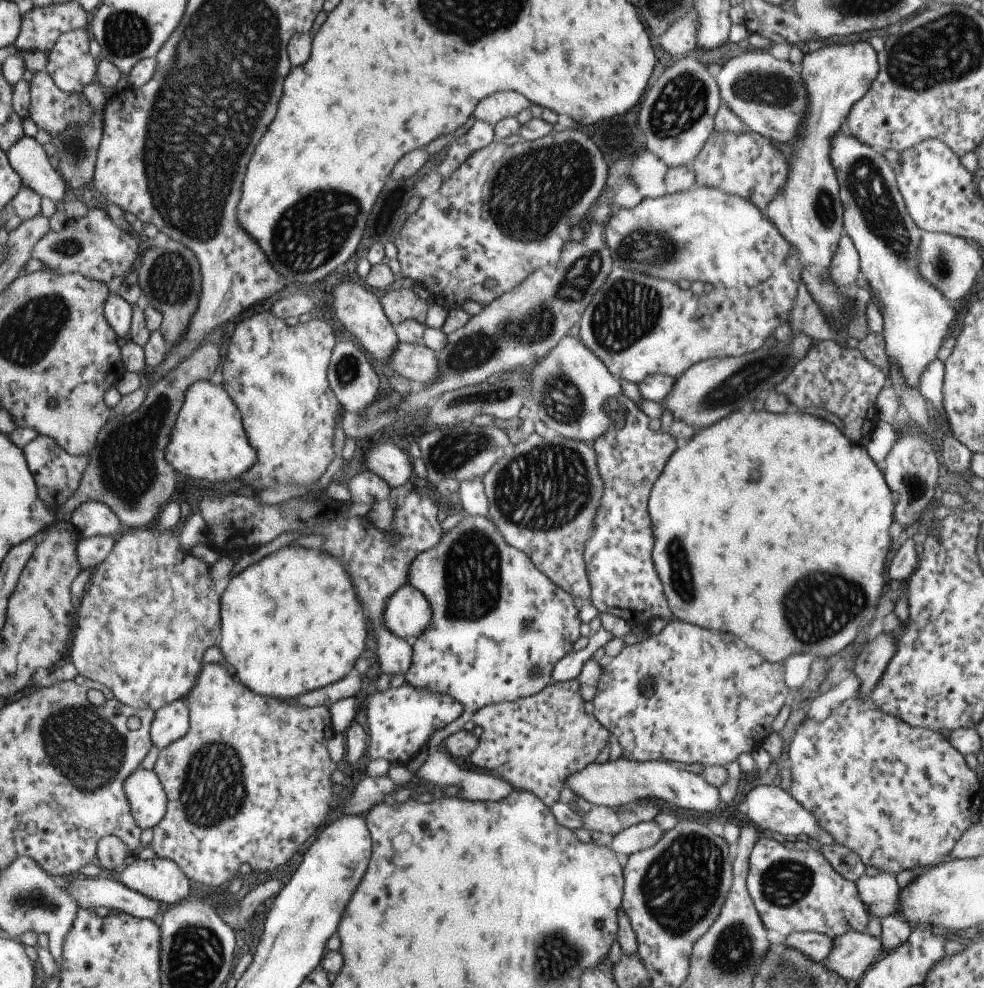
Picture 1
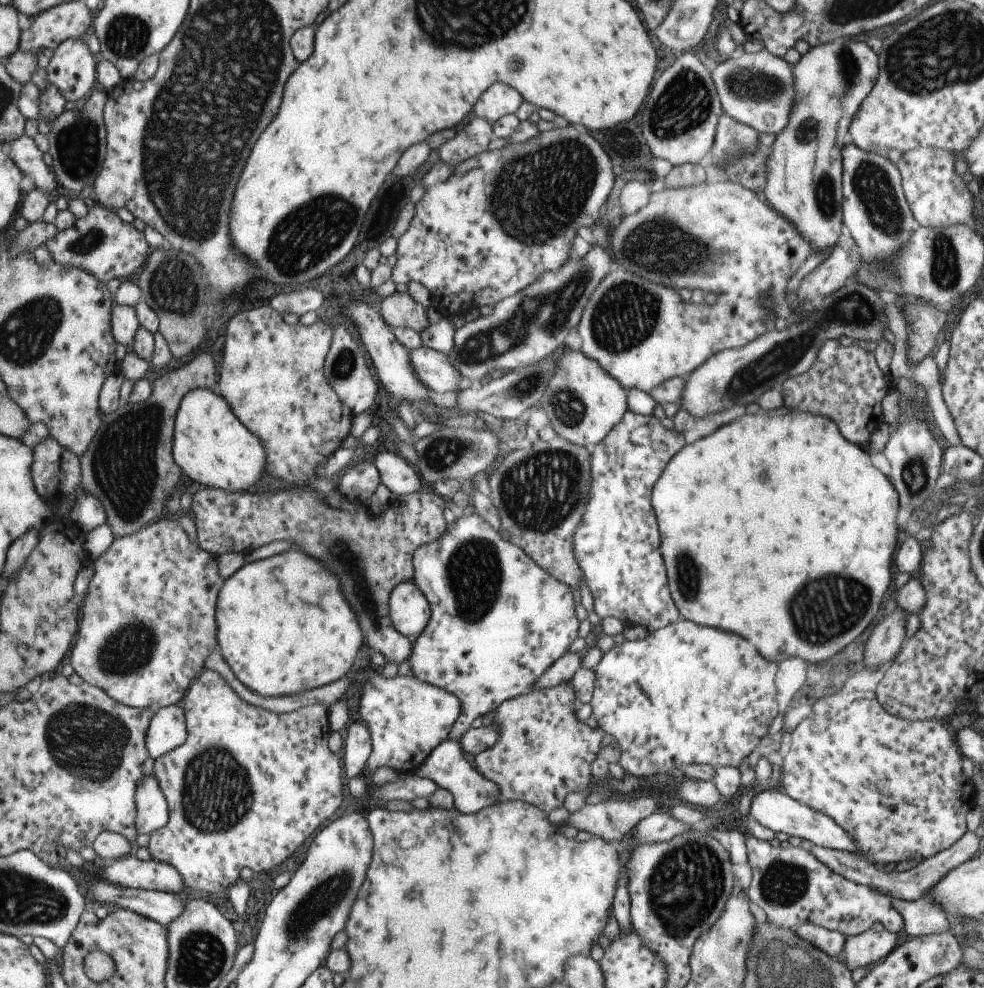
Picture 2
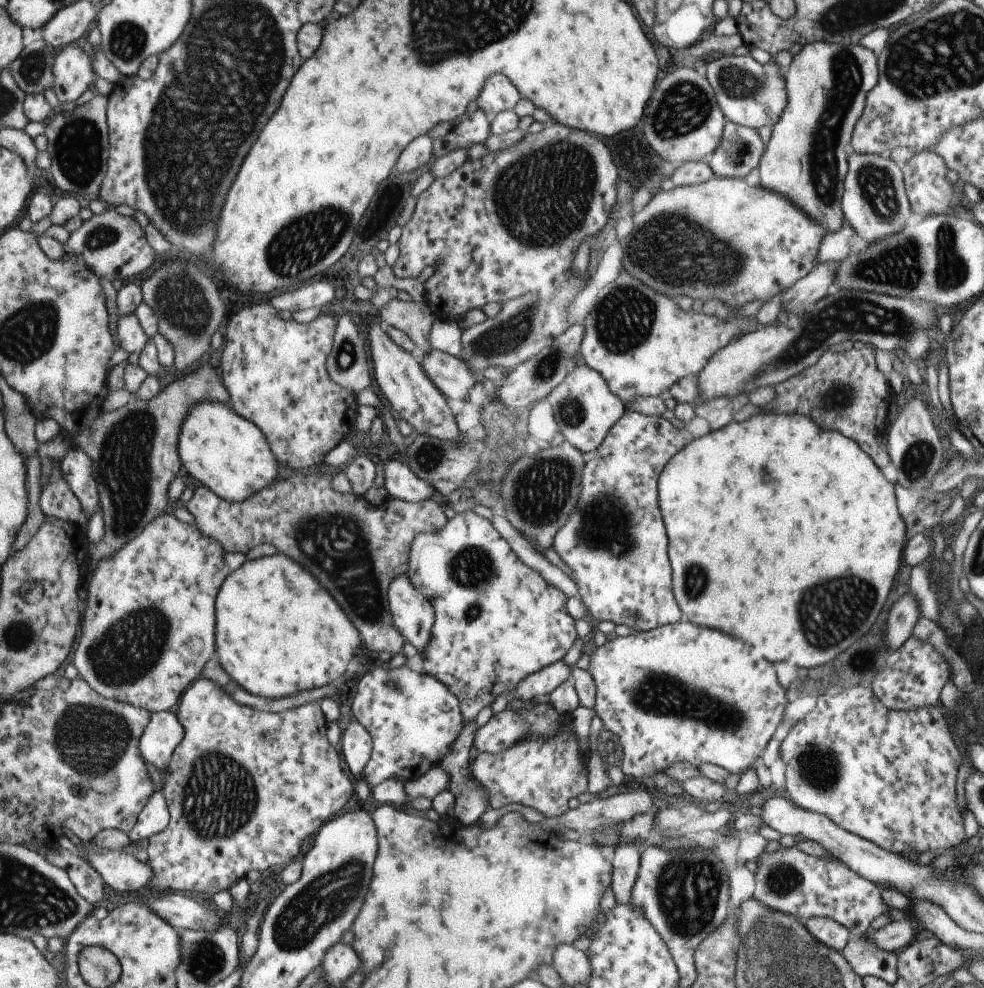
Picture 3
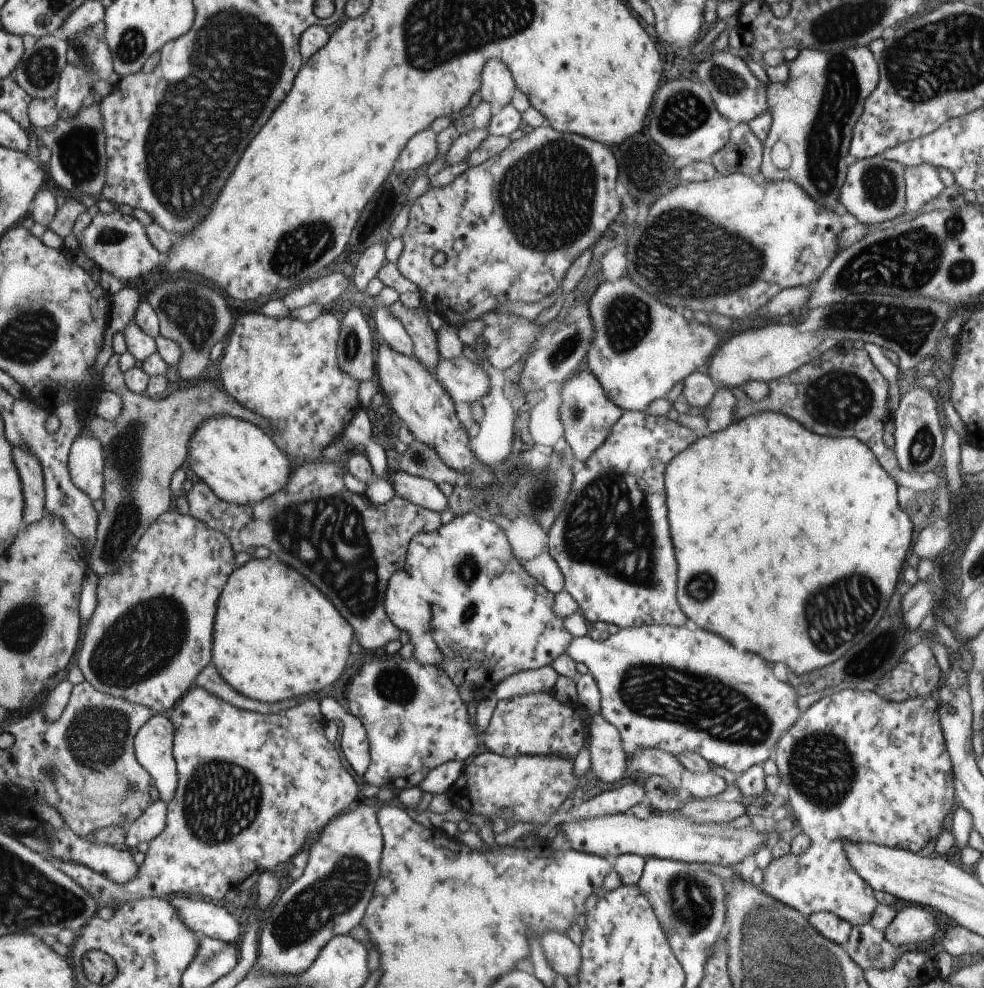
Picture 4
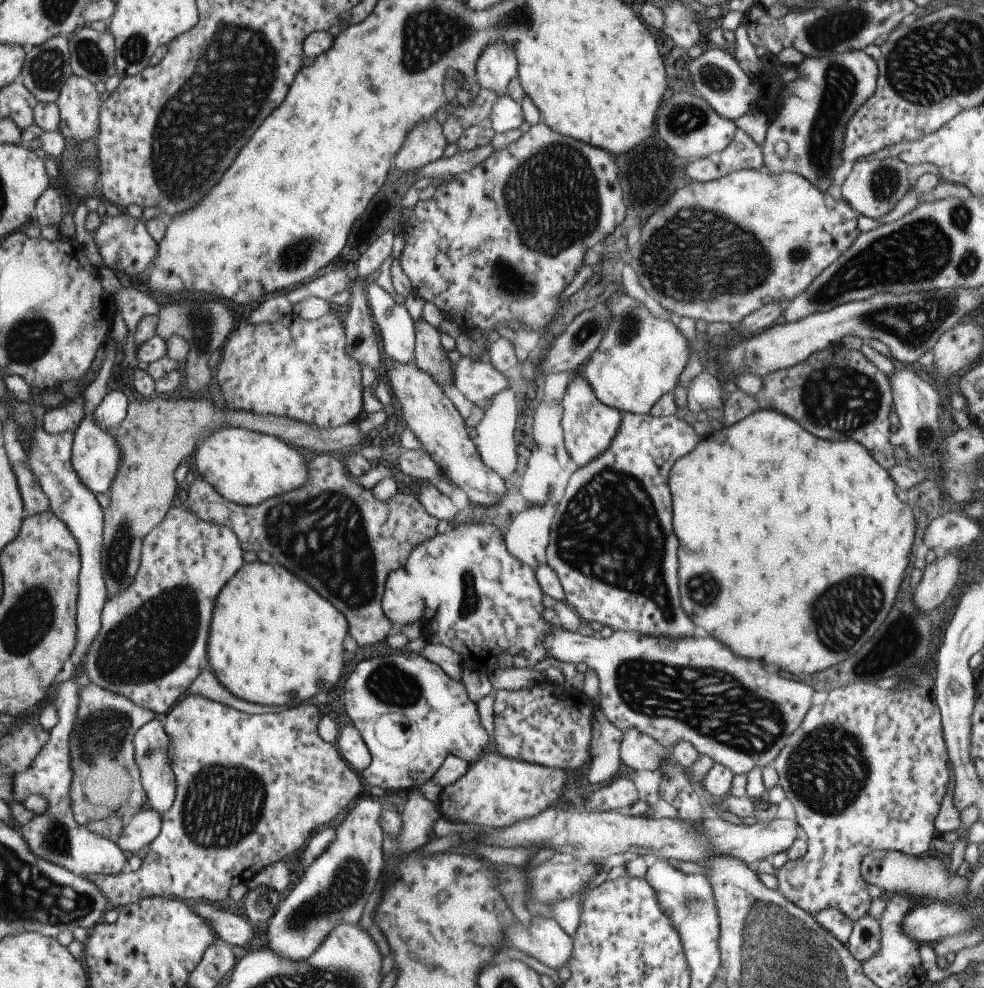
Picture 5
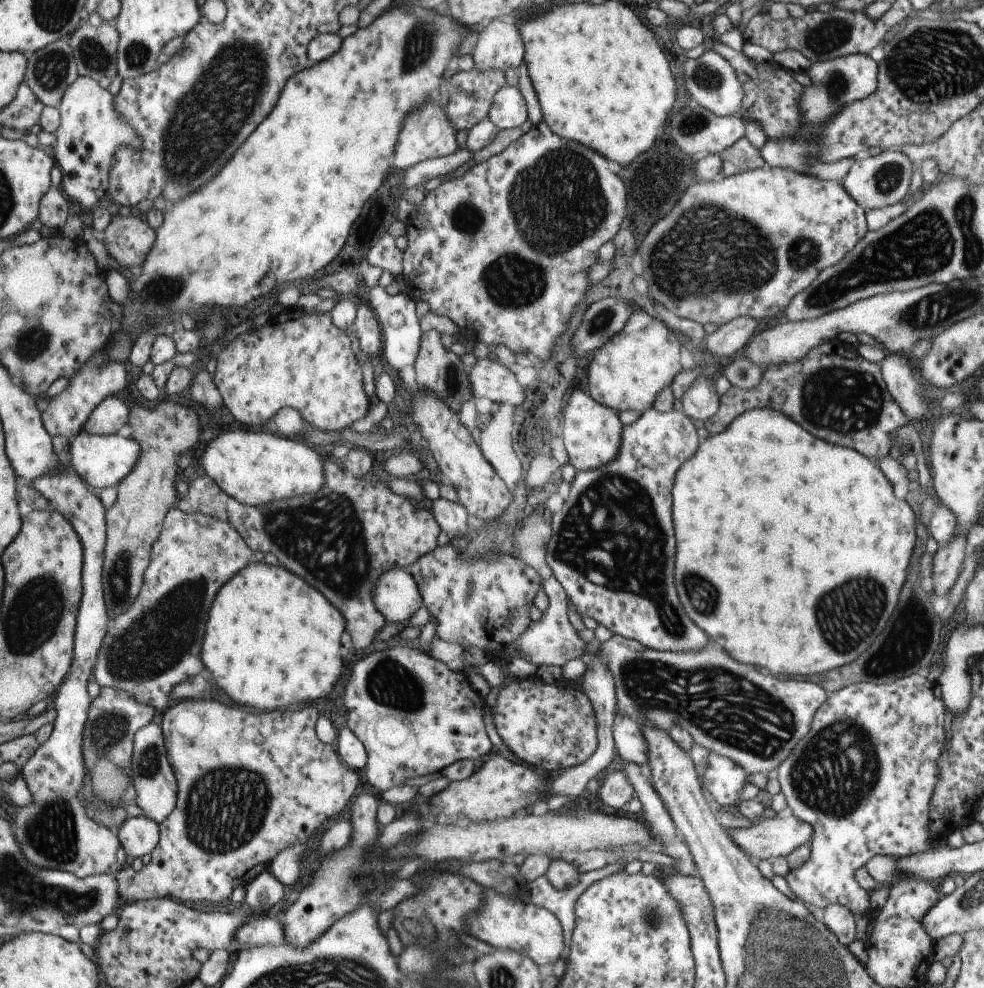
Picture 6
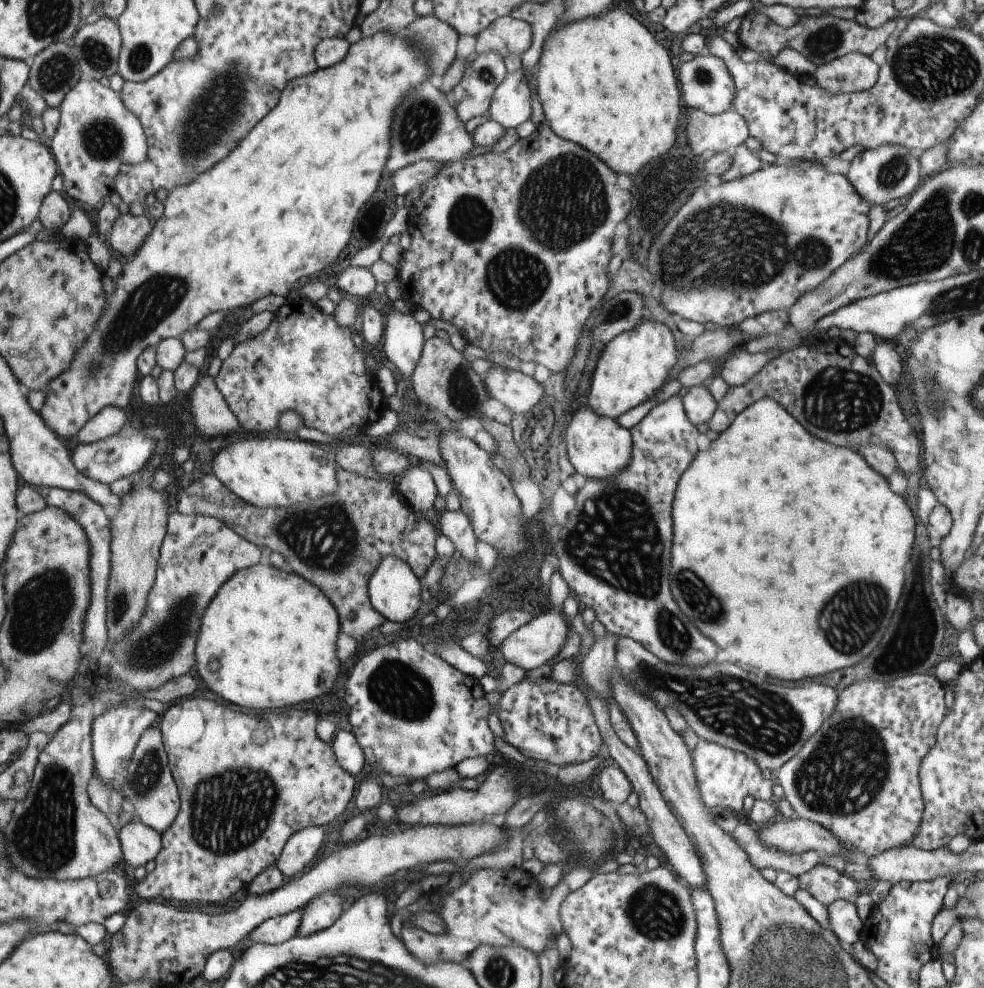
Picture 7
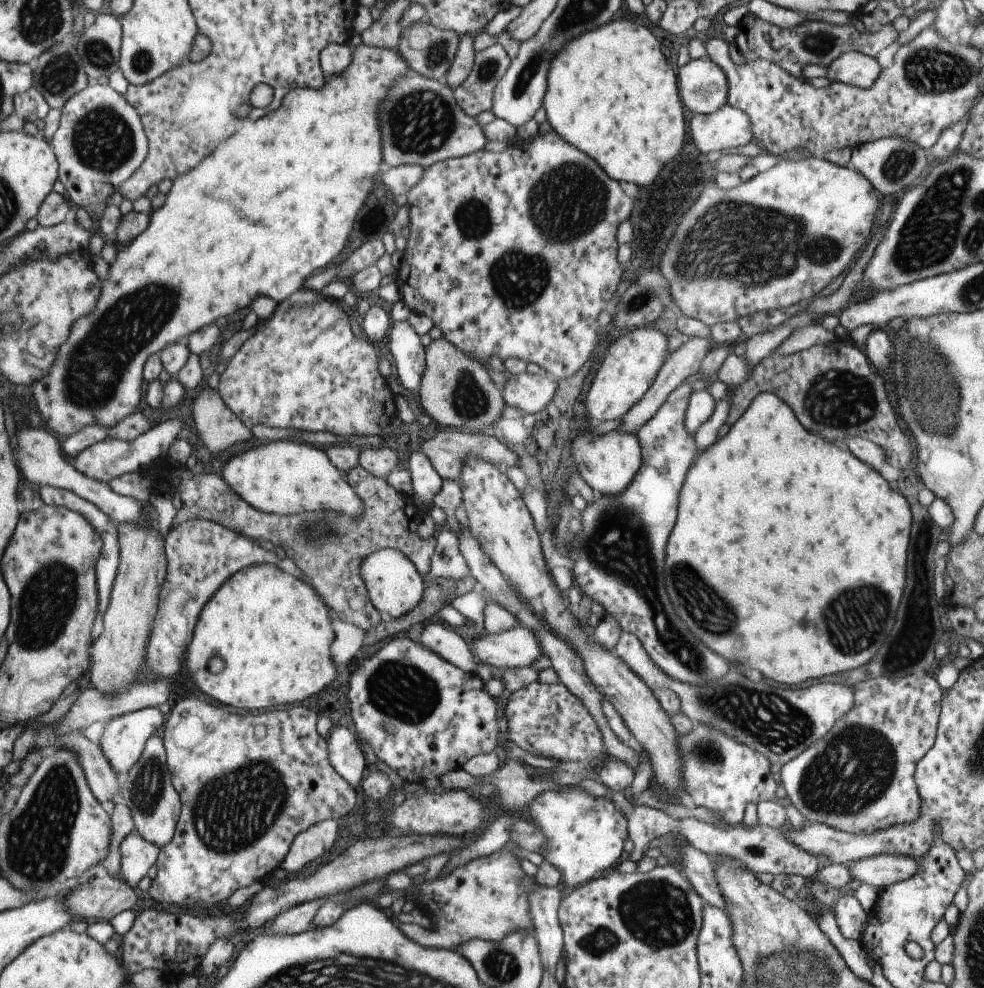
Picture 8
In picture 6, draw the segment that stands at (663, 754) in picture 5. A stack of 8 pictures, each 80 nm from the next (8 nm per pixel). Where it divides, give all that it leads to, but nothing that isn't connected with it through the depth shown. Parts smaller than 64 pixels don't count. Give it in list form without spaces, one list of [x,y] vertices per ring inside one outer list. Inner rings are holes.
[[[615,717],[612,737],[616,759],[641,766],[648,762],[648,748],[639,724],[631,717]]]

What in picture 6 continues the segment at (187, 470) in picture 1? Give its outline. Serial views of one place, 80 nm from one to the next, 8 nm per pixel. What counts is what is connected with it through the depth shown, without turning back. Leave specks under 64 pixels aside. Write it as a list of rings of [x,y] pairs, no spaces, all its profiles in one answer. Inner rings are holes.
[[[271,429],[266,432],[261,432],[261,430],[257,430],[257,432],[251,432],[251,430],[227,430],[221,432],[217,435],[217,437],[213,438],[206,447],[204,448],[201,455],[201,466],[205,471],[205,476],[209,477],[228,497],[235,499],[238,503],[242,505],[249,505],[250,507],[259,507],[263,503],[267,501],[274,501],[275,499],[291,499],[293,497],[297,497],[298,494],[311,494],[317,492],[323,484],[324,478],[322,473],[322,463],[323,458],[321,458],[315,450],[307,443],[303,441],[295,439],[290,439],[284,437],[283,435],[276,434],[276,432],[272,432]]]

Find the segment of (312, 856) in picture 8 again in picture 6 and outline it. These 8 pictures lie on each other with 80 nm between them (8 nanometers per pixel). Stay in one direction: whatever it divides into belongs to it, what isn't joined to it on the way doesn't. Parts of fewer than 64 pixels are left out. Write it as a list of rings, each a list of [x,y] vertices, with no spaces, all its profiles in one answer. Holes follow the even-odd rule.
[[[297,840],[295,844],[288,845],[285,852],[277,853],[277,856],[266,869],[285,889],[289,888],[299,876],[299,860],[301,860],[301,854],[304,852],[305,842]]]

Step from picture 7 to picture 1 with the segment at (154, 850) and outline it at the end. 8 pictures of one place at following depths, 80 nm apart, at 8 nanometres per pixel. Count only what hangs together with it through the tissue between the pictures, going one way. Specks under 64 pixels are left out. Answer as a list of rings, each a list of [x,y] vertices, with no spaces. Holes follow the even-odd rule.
[[[136,768],[126,780],[127,804],[138,827],[152,828],[166,811],[166,794],[153,769]]]

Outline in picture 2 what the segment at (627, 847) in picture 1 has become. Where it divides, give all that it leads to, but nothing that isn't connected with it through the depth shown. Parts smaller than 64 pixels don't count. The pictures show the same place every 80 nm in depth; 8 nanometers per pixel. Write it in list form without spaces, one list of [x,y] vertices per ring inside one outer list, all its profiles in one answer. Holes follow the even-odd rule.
[[[670,812],[659,814],[652,813],[650,816],[639,820],[630,830],[633,832],[633,840],[639,844],[652,844],[668,841],[673,836],[679,836],[687,832],[688,827],[677,822]]]

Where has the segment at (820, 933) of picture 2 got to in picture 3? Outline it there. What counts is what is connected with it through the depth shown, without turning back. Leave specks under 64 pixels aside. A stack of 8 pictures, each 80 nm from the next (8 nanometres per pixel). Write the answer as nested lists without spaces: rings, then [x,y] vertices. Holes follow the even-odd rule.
[[[825,917],[807,919],[803,926],[815,941],[839,953],[847,944],[848,939],[851,938],[851,935],[845,927]]]

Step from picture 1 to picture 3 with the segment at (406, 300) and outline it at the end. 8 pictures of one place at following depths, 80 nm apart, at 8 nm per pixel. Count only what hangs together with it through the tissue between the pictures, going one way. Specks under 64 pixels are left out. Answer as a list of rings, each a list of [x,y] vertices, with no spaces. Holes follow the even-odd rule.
[[[391,298],[379,308],[379,316],[383,326],[402,330],[423,354],[429,350],[428,334],[435,318],[424,301]]]

